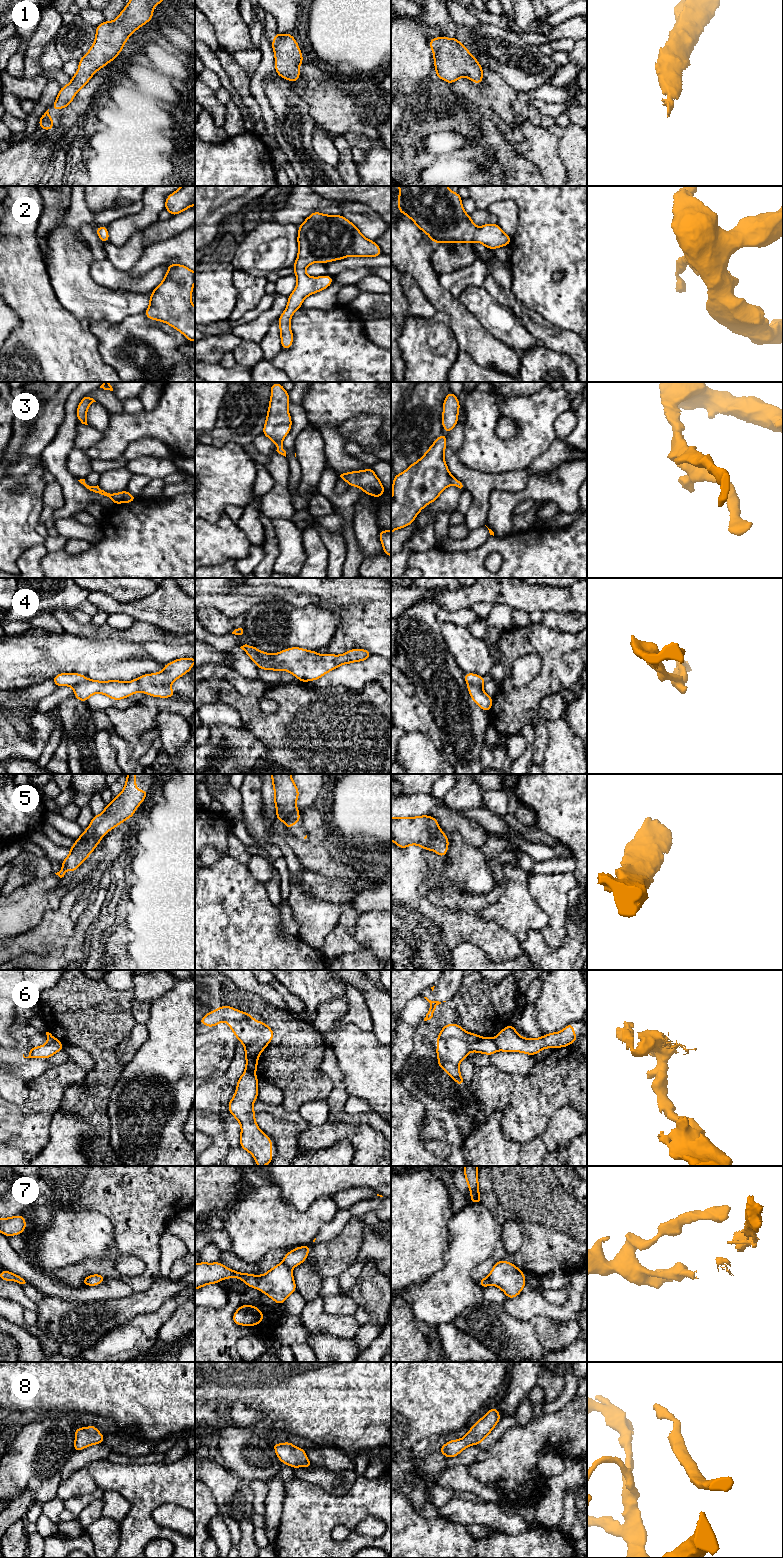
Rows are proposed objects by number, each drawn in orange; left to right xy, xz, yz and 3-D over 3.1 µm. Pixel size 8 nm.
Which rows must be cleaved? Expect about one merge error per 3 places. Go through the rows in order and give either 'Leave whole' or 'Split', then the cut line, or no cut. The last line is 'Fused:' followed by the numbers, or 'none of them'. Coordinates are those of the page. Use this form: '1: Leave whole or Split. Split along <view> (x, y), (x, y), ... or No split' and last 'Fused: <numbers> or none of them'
1: Leave whole. No split
2: Leave whole. No split
3: Leave whole. No split
4: Split. Split along xz (273, 654), (273, 659), (277, 663), (279, 670)
5: Leave whole. No split
6: Split. Split along yz (493, 1039), (498, 1049)
7: Split. Split along xz (282, 1262), (291, 1268)
8: Leave whole. No split
Fused: 4, 6, 7

